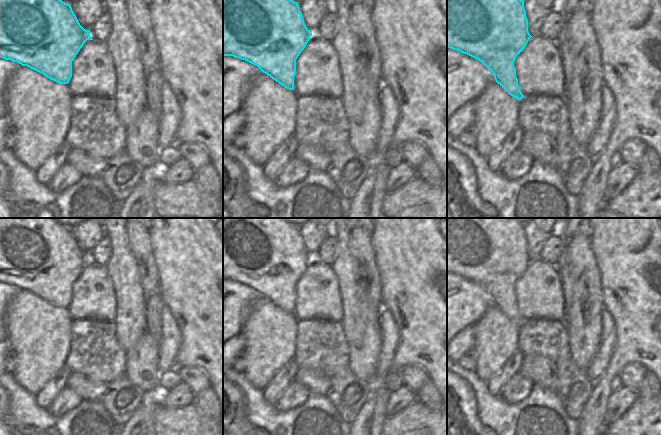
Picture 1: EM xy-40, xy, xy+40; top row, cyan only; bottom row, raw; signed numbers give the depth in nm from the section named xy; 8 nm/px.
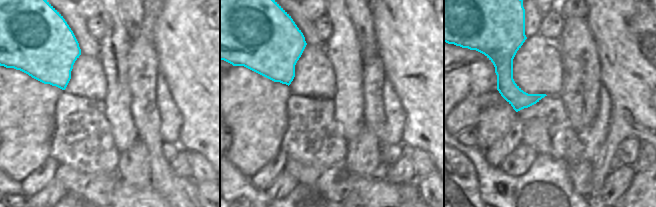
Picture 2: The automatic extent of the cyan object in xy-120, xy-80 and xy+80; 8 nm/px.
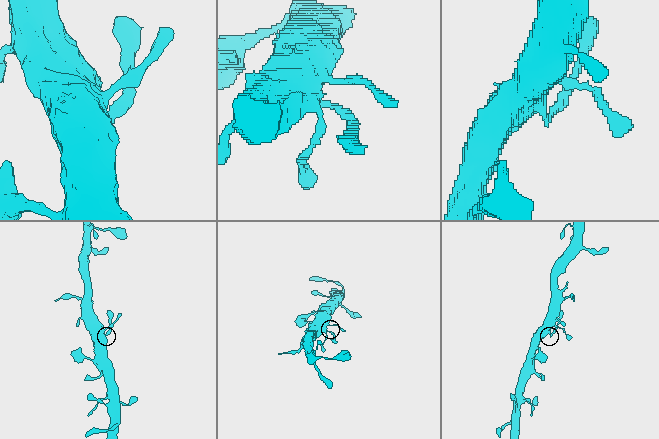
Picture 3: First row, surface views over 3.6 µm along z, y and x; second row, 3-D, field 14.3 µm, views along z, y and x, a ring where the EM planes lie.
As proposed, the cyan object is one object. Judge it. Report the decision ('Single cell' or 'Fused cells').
Single cell.

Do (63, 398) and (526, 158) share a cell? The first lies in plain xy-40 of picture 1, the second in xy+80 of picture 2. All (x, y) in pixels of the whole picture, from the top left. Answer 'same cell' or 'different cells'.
same cell

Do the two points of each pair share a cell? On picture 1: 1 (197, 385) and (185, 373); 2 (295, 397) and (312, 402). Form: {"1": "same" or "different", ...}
{"1": "same", "2": "different"}

